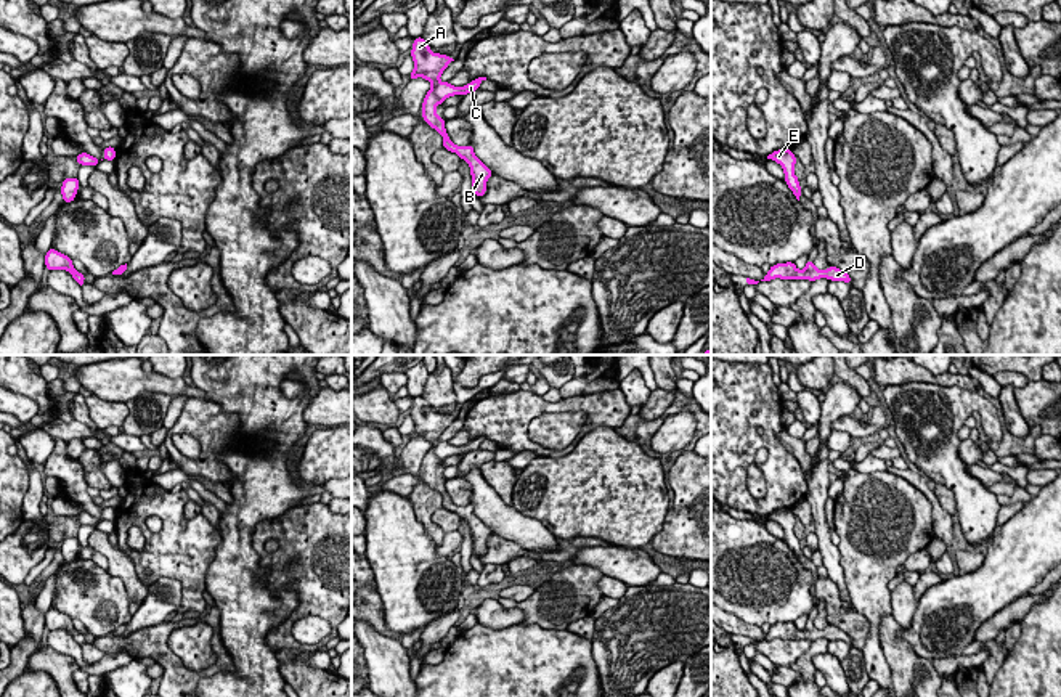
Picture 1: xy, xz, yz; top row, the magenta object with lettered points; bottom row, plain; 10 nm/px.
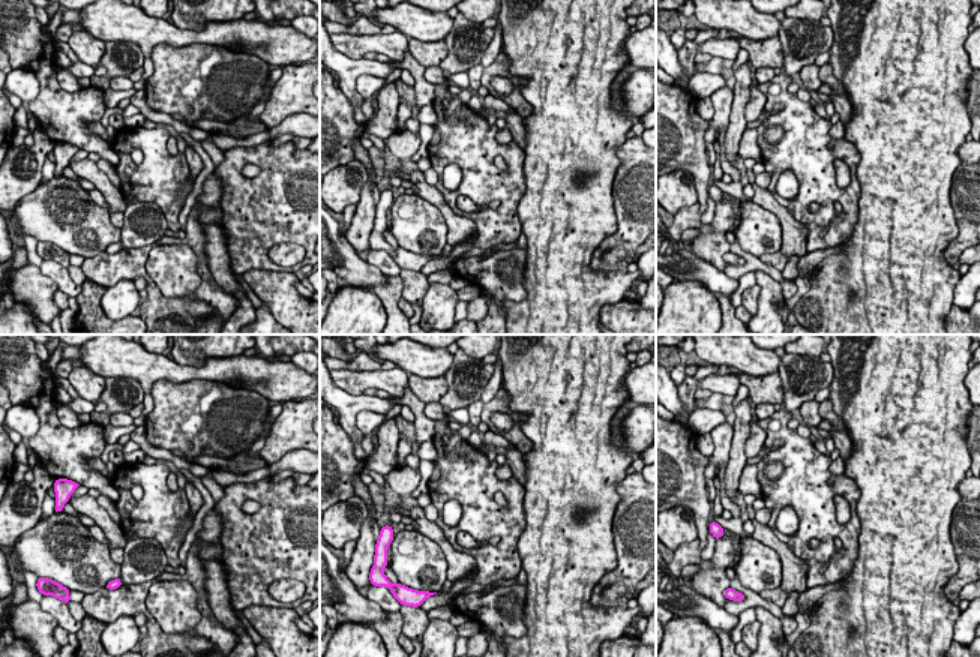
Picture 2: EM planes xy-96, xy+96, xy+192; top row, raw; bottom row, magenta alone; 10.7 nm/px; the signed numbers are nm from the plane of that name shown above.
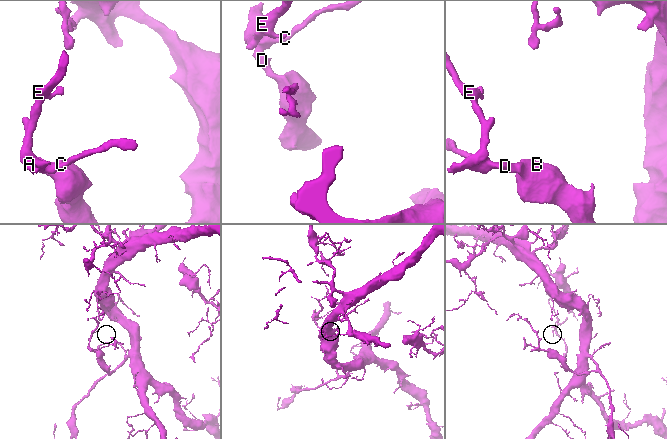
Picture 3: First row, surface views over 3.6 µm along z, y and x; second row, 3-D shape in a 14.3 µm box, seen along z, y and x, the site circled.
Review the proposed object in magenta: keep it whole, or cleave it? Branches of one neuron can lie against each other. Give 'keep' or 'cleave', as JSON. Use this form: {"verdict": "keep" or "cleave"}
{"verdict": "keep"}

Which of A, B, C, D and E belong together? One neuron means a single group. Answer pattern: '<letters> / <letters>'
A B C D E

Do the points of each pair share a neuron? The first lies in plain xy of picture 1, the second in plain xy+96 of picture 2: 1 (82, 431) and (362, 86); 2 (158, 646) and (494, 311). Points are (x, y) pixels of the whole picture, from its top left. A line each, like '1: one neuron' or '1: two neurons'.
1: two neurons
2: one neuron

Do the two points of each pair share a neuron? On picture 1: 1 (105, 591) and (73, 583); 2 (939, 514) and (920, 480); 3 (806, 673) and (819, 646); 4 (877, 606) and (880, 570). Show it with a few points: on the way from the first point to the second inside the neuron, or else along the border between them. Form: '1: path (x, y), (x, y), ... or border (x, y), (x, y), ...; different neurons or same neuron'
1: path (97, 591), (84, 591), (81, 588); same neuron
2: path (936, 506), (923, 489); same neuron
3: path (806, 667), (806, 659), (813, 652); same neuron
4: path (877, 598), (877, 578); same neuron

